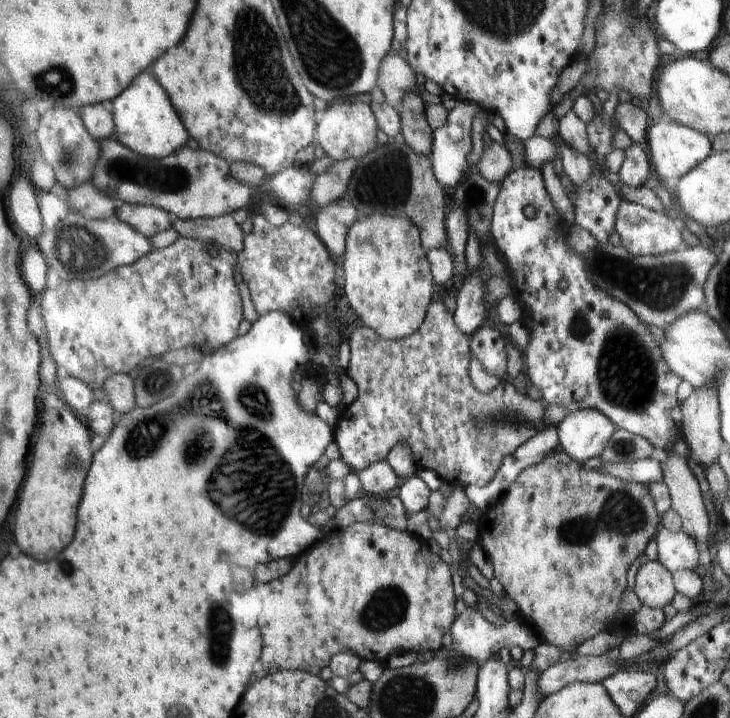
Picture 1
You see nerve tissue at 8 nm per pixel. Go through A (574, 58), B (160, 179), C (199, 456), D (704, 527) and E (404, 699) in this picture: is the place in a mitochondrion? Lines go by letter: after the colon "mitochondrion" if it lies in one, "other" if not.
A: other
B: mitochondrion
C: mitochondrion
D: other
E: mitochondrion

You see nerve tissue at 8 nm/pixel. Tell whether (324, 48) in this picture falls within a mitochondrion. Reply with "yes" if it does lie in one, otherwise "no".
yes

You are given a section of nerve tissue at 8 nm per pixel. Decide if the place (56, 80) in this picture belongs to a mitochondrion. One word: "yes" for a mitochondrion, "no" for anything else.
yes

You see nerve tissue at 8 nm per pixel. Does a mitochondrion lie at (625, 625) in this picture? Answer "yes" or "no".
no

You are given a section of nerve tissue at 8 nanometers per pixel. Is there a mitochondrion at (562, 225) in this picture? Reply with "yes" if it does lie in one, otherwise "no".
no

